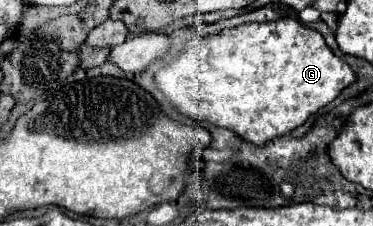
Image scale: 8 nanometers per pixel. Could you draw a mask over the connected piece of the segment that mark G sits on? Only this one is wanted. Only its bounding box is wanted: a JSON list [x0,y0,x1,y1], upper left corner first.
[155,18,357,146]

